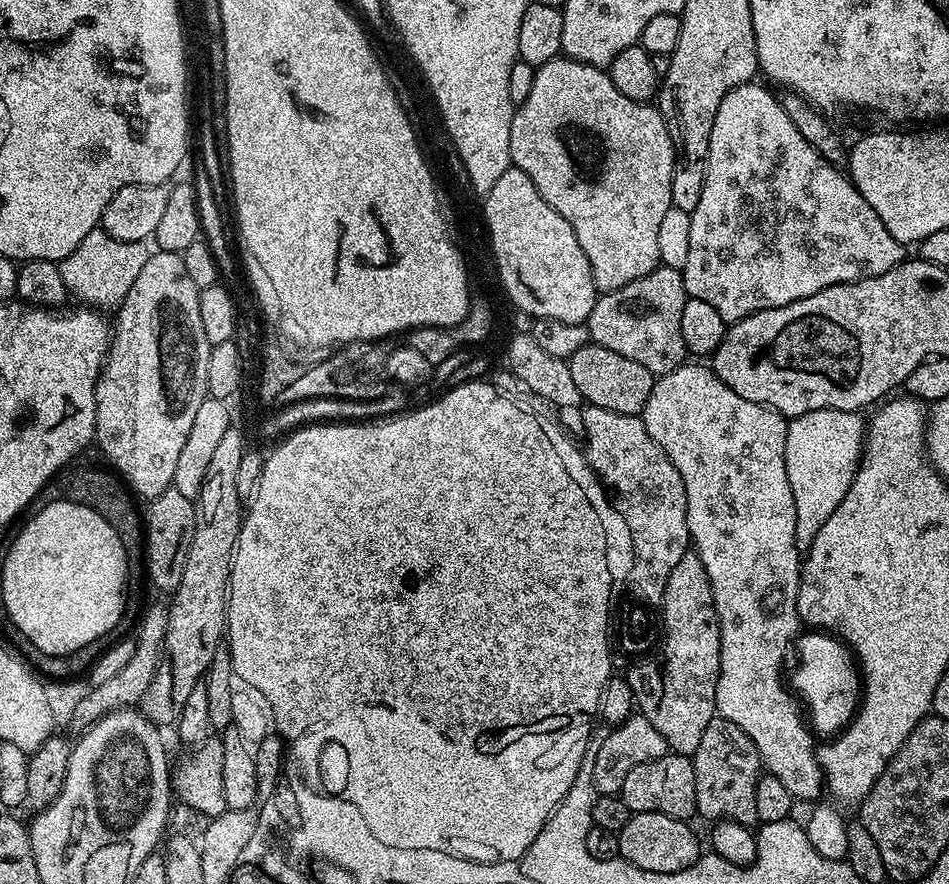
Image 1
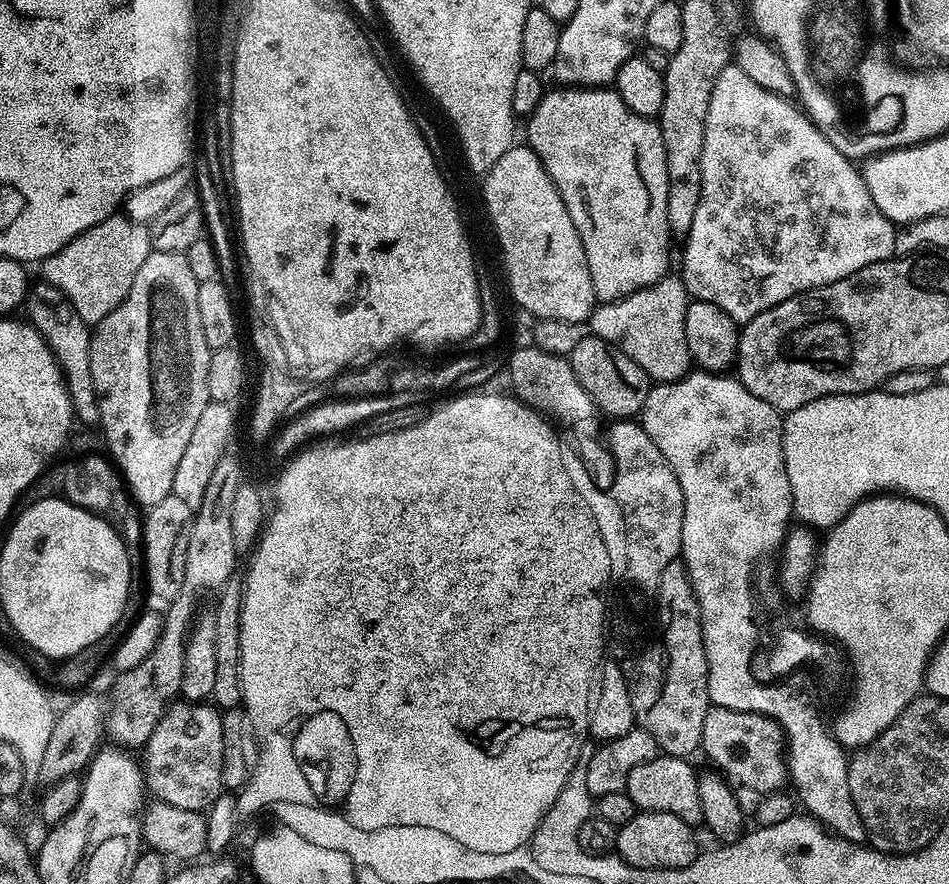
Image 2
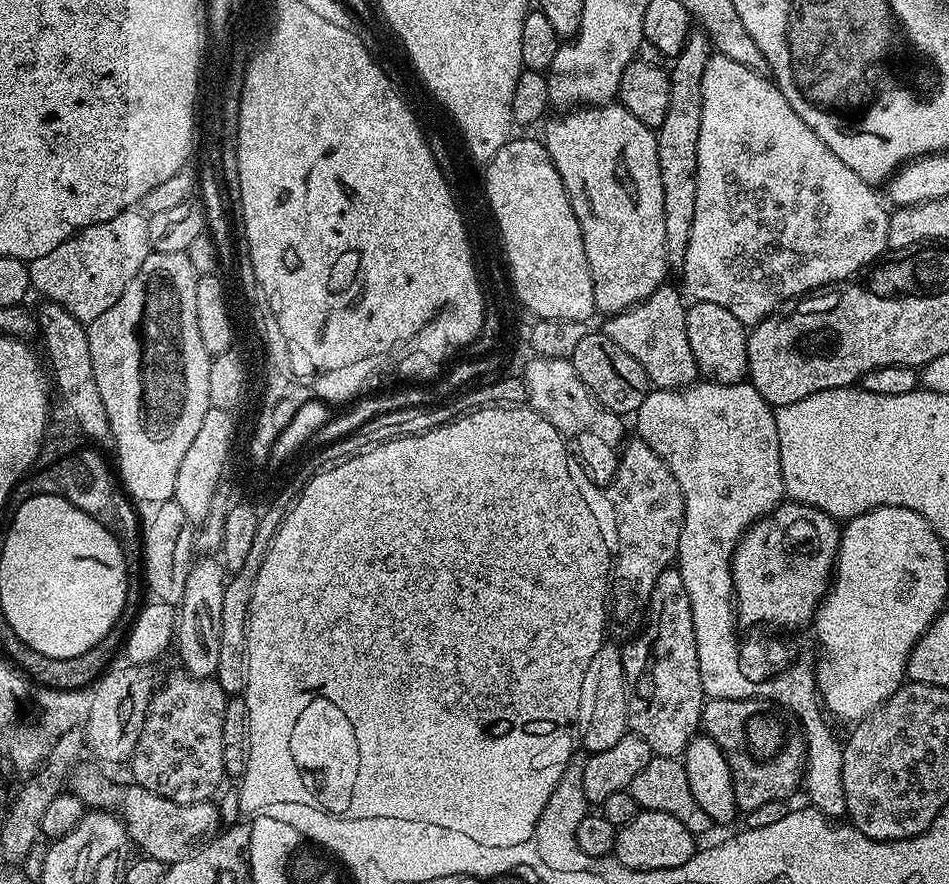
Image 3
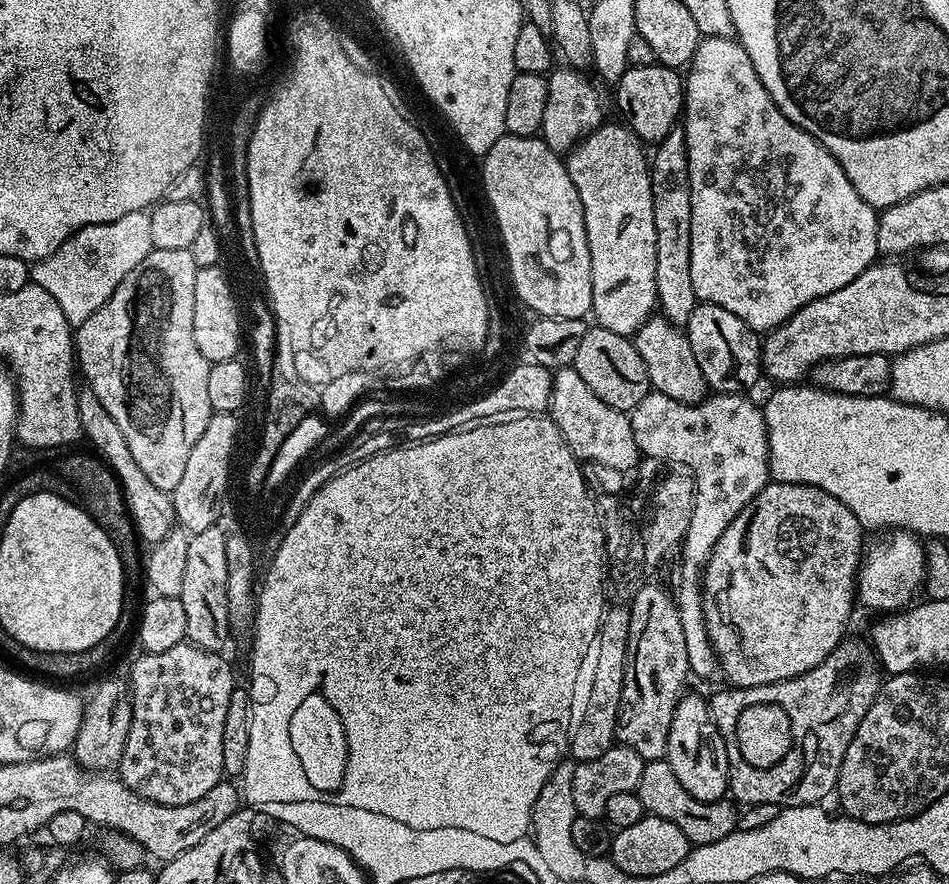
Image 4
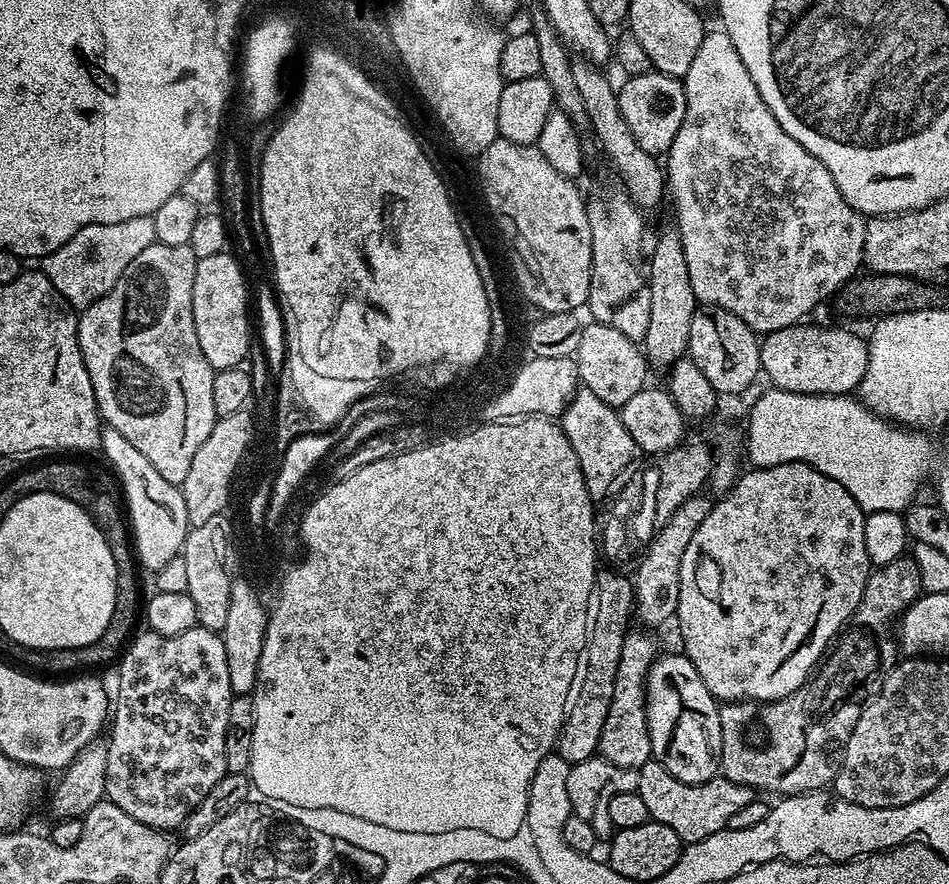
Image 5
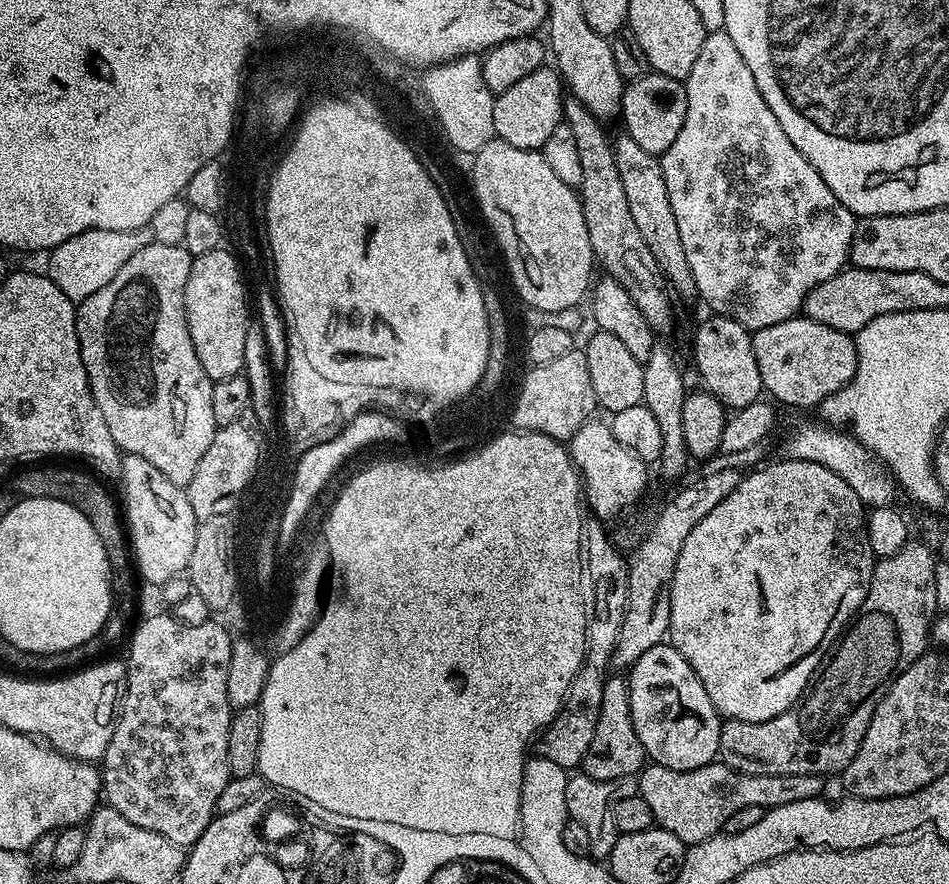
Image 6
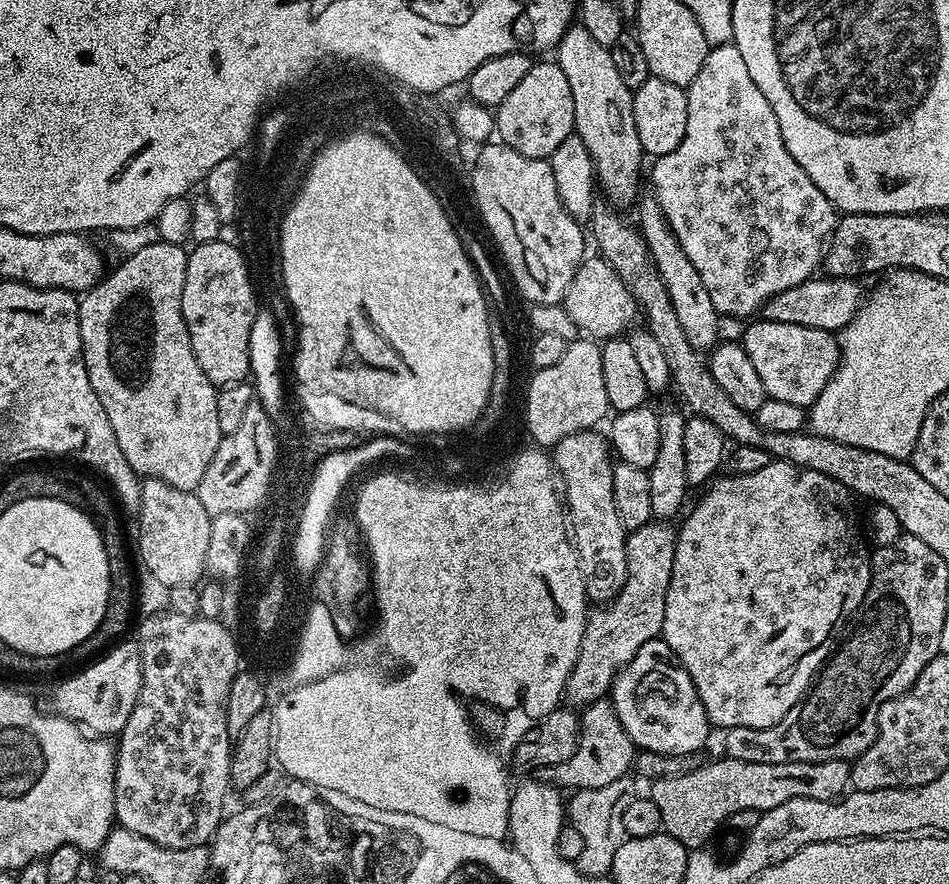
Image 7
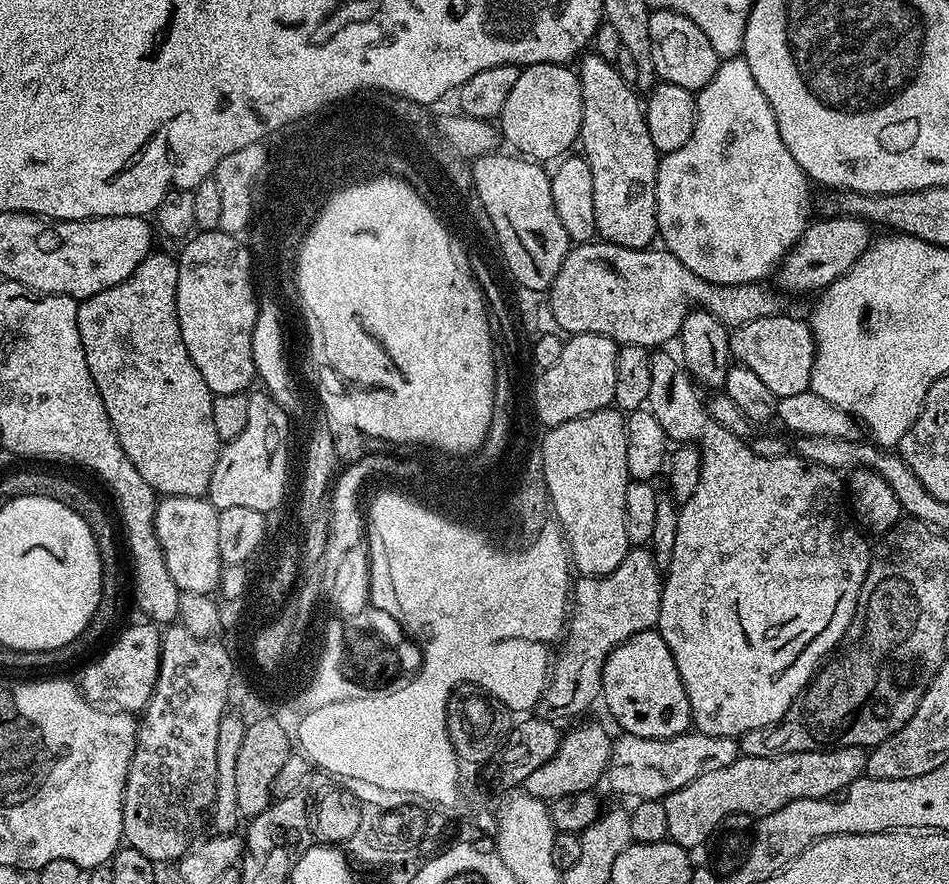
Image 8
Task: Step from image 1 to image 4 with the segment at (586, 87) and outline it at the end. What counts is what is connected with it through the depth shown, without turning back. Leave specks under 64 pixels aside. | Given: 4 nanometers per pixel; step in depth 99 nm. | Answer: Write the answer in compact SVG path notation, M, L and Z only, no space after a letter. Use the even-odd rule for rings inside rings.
M605 122L585 136L571 152L566 163L570 182L578 190L578 198L584 211L586 242L590 246L590 274L592 275L591 319L599 327L614 330L629 338L657 311L654 273L658 263L658 230L654 230L654 198L652 197L652 174L645 145L635 136L627 123Z

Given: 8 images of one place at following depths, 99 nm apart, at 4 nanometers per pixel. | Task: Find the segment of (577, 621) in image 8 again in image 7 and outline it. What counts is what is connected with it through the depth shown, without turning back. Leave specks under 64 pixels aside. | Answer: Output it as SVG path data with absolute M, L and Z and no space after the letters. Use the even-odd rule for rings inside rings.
M653 522L638 530L627 533L626 562L628 573L622 590L616 599L596 606L589 611L588 621L582 634L582 646L578 650L578 662L574 662L574 670L568 679L566 700L569 705L587 706L596 700L603 700L609 695L614 678L646 646L646 642L657 639L664 630L664 615L666 614L666 590L670 586L670 574L674 566L674 550L676 549L677 529L668 522Z

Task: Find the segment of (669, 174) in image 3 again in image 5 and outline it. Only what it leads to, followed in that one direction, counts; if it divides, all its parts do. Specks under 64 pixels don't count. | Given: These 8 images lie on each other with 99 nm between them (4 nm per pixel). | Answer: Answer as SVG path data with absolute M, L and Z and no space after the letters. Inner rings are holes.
M669 226L657 234L648 268L646 264L646 279L650 290L650 326L646 326L642 351L653 369L670 370L685 359L690 342L690 322L694 322L698 307L694 286L690 286L690 270L686 270L686 253L682 250L679 228Z

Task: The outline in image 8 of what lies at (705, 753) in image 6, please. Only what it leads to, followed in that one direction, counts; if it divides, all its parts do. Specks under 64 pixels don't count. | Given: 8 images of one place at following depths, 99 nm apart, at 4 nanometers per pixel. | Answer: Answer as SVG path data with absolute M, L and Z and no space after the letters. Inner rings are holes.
M659 631L634 634L609 654L602 674L602 704L629 736L674 738L693 727L690 698L682 686L678 666Z

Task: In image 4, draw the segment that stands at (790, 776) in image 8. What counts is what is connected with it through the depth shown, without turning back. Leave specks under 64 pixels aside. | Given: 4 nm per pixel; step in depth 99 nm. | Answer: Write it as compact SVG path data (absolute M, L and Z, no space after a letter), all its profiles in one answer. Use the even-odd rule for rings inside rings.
M667 759L650 760L645 763L635 793L638 798L642 798L642 806L647 815L666 818L666 822L674 822L674 826L678 826L678 830L686 834L689 845L718 842L718 838L726 838L726 834L737 831L737 805L727 799L702 802L694 798L694 794L686 791L682 782L674 778L674 770L670 770Z

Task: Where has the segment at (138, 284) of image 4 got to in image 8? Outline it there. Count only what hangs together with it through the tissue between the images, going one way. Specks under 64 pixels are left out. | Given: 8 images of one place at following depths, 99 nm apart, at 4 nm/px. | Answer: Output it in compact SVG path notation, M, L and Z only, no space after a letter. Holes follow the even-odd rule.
M153 250L130 278L118 282L118 286L110 290L102 290L102 294L79 301L76 306L78 334L86 354L86 366L90 366L90 378L94 378L98 394L102 394L106 414L122 450L126 450L126 458L134 462L138 474L142 474L161 497L204 496L210 486L210 474L214 474L214 462L218 462L222 441L218 438L218 430L214 430L213 394L206 382L202 382L198 366L190 362L186 342L182 342L176 309L176 262L175 255L167 256Z

